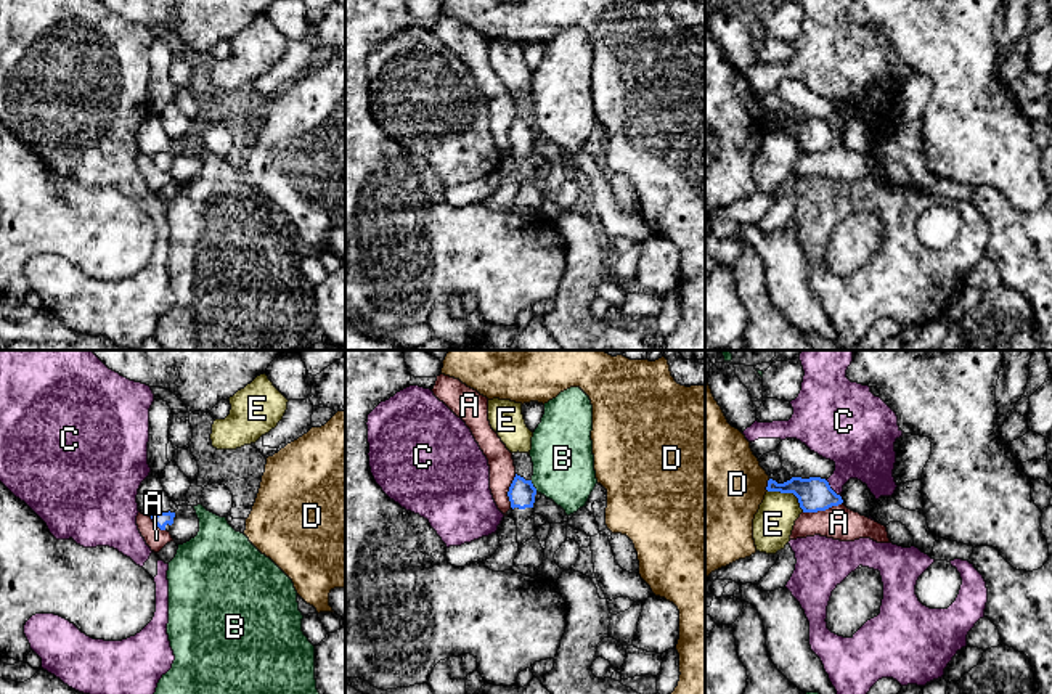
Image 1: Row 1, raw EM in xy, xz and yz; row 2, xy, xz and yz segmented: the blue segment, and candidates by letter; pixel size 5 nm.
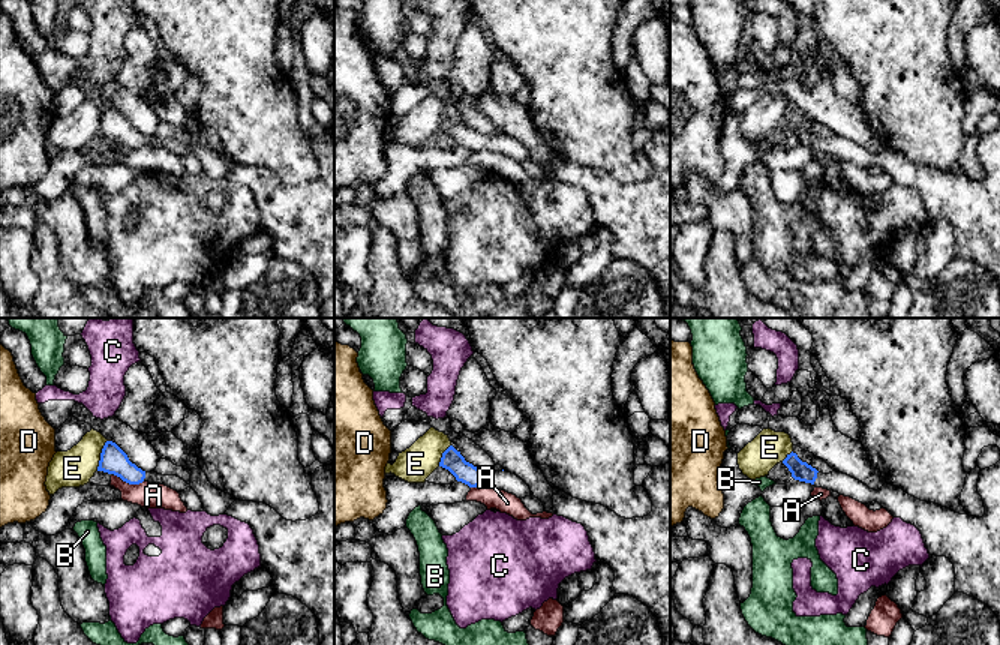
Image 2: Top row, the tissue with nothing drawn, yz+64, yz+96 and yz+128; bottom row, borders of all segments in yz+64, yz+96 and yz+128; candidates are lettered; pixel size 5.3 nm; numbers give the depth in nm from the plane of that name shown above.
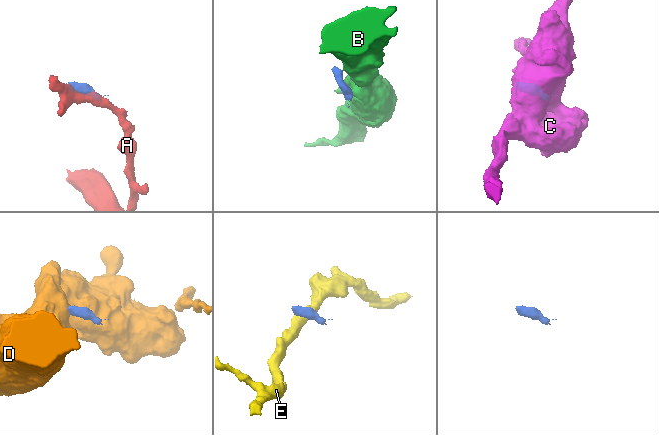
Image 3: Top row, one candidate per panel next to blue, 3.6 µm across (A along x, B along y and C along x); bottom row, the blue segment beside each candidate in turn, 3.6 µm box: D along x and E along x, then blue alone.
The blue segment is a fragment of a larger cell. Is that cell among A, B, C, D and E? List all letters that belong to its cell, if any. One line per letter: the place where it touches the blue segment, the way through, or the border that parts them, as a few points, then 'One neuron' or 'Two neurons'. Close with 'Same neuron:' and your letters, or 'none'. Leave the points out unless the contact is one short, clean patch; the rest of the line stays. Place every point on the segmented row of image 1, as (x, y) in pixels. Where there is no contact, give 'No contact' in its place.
A: Touches blue at yz (823, 510). Two neurons
B: Touches blue at xz (532, 485). Boundary: xz (530, 481), (537, 490). Two neurons
C: Touches blue at yz (831, 489). Boundary: yz (826, 481), (840, 497). Two neurons
D: Touches blue at yz (768, 485). Boundary: yz (770, 479), (766, 490). Two neurons
E: Touches blue at yz (789, 492). Boundary: yz (768, 490), (792, 493), (803, 511). Two neurons
Same neuron: none

